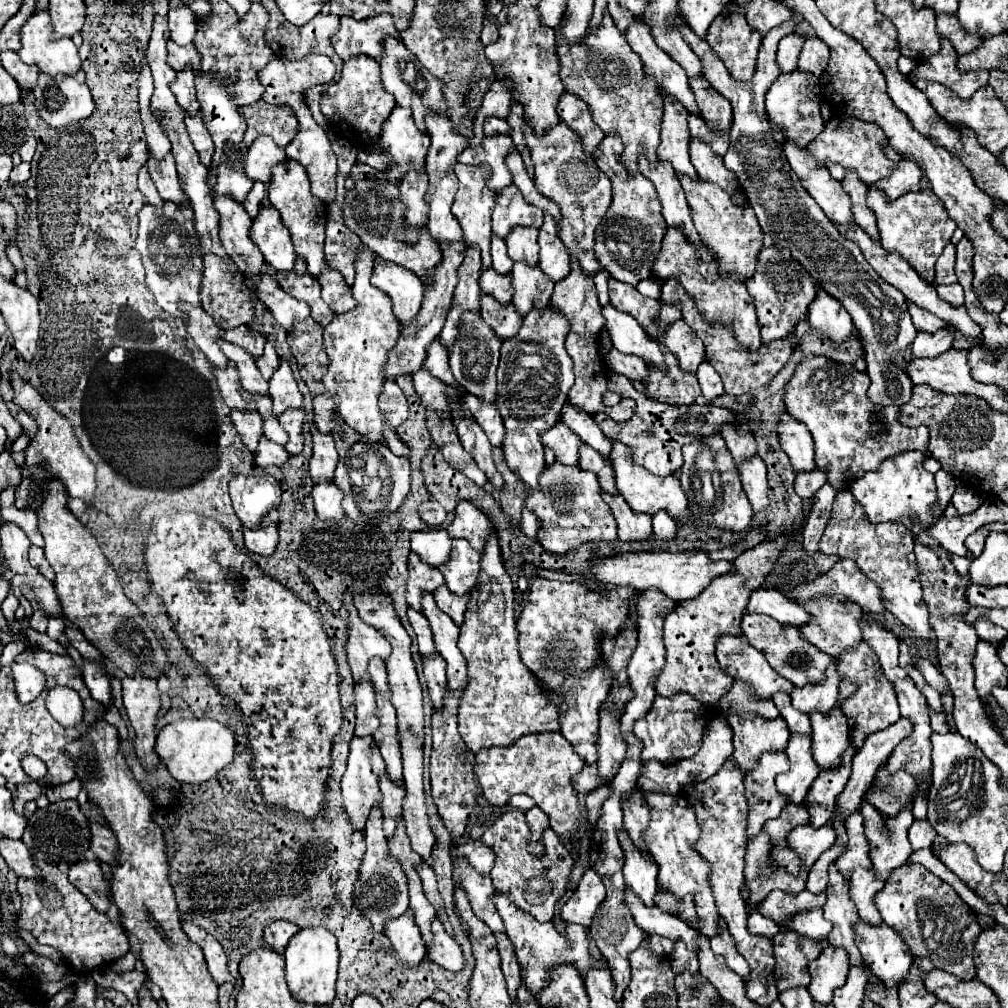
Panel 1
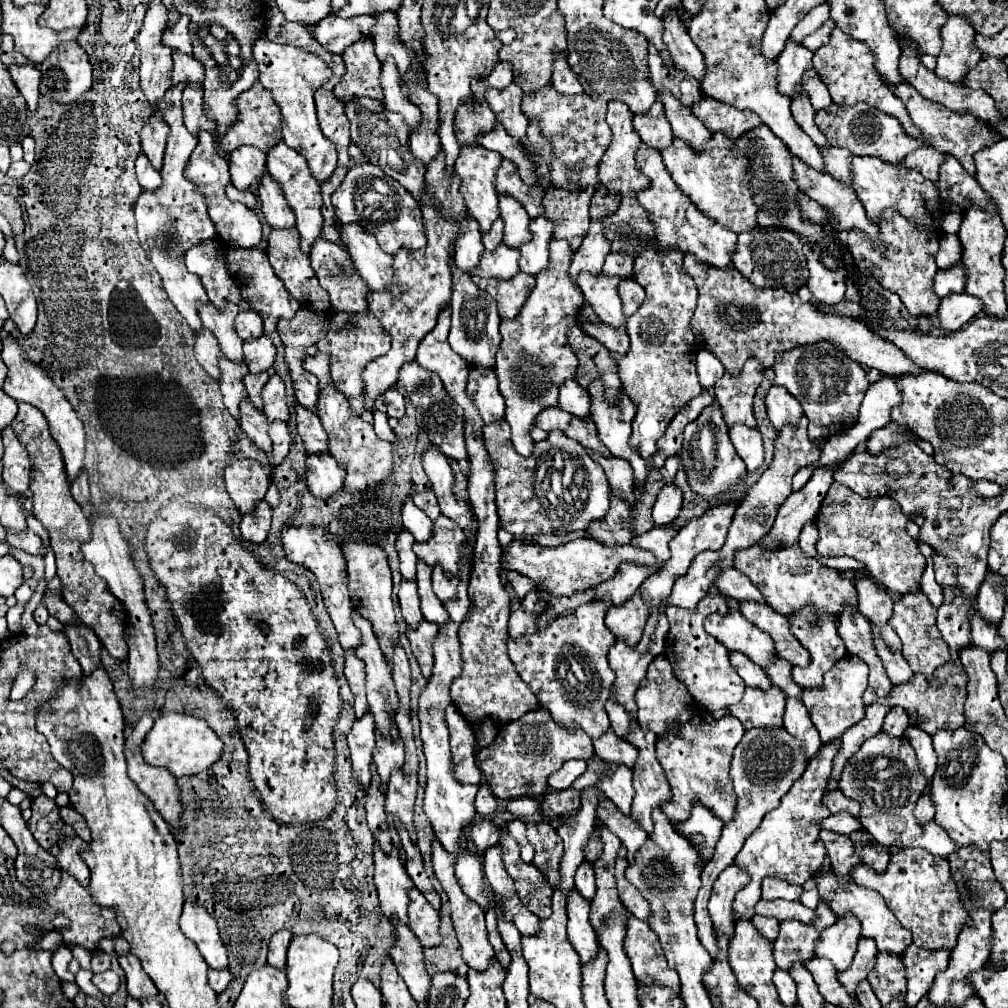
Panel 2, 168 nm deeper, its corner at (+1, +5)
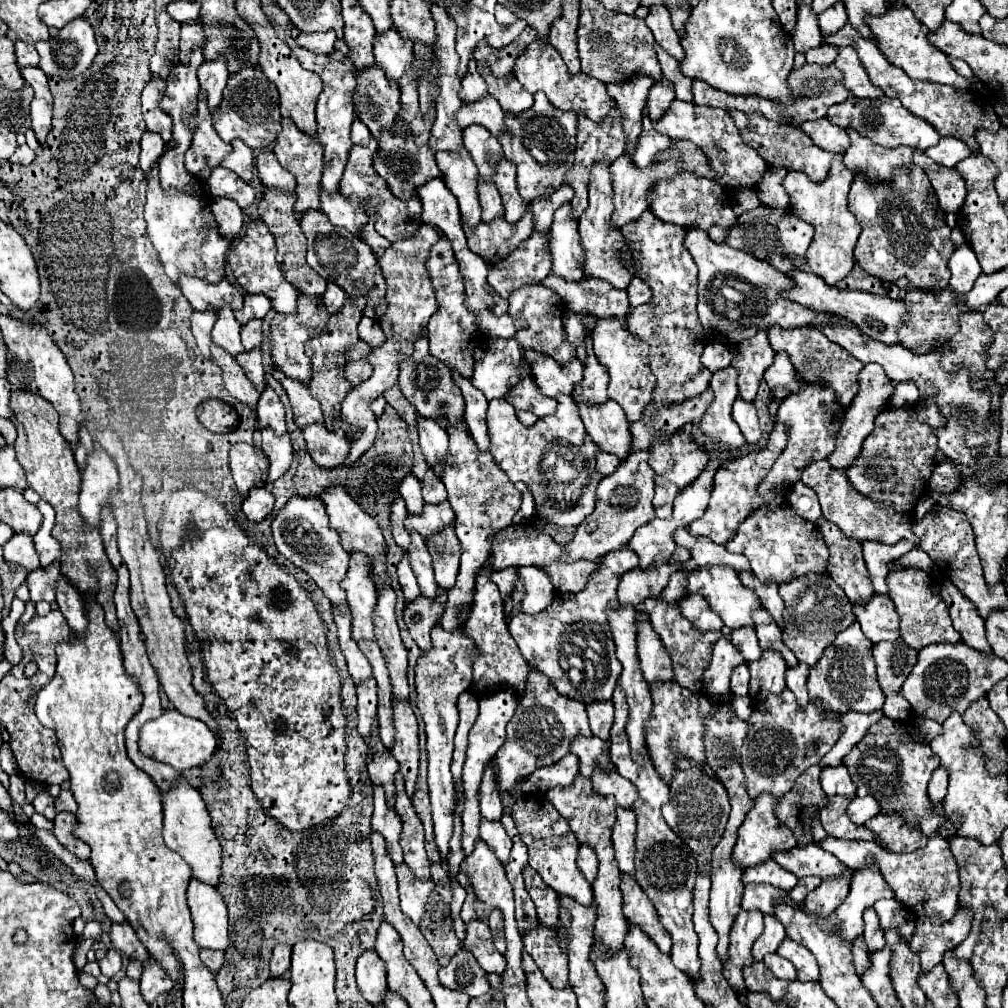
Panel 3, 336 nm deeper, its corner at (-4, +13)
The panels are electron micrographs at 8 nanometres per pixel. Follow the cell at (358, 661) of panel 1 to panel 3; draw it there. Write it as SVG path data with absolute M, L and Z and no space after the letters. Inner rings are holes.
M301 496L291 498L273 518L271 530L279 554L283 554L297 568L305 570L333 604L345 602L345 594L339 584L341 578L345 578L349 554L341 546L339 532L329 526L327 514L323 510L323 502L319 498L301 498Z

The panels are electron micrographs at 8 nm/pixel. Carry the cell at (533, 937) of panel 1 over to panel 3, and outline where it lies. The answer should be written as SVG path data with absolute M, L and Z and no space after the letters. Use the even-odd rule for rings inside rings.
M481 818L479 824L479 836L493 846L497 858L505 864L511 852L511 838L507 836L507 832L503 830L503 824L499 820L485 820Z

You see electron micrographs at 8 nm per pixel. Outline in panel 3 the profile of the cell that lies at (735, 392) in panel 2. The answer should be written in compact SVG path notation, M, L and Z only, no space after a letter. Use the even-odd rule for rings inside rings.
M759 330L753 338L747 338L733 346L733 362L739 370L739 394L743 400L751 402L757 394L763 372L771 366L775 352L769 346L767 330Z

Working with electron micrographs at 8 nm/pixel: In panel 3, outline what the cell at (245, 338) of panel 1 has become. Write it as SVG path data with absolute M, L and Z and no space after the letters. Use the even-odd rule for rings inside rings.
M245 294L243 308L235 310L235 318L243 324L251 318L263 318L271 310L271 300L265 294Z

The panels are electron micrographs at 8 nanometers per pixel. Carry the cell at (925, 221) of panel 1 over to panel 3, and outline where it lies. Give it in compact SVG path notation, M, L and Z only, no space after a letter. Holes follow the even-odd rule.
M849 128L851 146L845 152L845 166L853 172L867 174L867 180L871 182L889 182L891 170L895 166L913 166L909 146L899 148L883 148L869 138L863 138L857 130Z

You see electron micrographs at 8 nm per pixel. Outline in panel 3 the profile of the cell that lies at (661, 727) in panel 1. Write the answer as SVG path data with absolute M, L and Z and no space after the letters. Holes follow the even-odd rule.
M637 618L637 652L641 658L643 676L649 684L655 680L663 680L663 682L673 680L671 658L659 634L651 628L649 618Z

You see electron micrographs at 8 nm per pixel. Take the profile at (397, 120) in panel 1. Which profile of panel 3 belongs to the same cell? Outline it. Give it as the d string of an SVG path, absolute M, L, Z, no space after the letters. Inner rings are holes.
M391 26L383 34L375 34L373 52L375 52L375 62L383 66L387 76L395 82L403 76L407 64L411 64L411 42L401 38L395 26Z

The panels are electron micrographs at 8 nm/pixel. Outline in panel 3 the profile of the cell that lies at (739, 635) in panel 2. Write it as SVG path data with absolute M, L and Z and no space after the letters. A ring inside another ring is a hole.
M707 566L707 568L691 570L691 574L687 576L685 590L687 590L687 594L701 594L709 602L711 610L717 612L721 616L723 624L731 630L741 628L741 626L753 626L751 610L761 608L757 594L753 594L753 590L749 590L741 584L739 576L735 574L735 570L731 566Z

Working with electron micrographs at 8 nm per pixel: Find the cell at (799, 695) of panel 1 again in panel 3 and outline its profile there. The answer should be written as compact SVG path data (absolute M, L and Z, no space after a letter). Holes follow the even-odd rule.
M811 572L791 582L781 582L779 594L785 602L783 642L789 650L793 650L799 662L807 662L809 666L815 666L815 662L821 658L823 650L831 644L831 640L835 640L841 630L849 628L855 622L855 614L851 610L853 604L843 594L843 590L835 582L831 582L831 578L827 578L827 574Z

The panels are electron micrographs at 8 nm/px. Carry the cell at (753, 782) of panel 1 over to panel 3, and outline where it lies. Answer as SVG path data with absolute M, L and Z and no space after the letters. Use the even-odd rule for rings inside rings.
M789 688L783 694L771 694L765 702L757 704L747 720L749 734L741 750L741 766L747 776L747 792L755 800L761 792L769 792L775 798L787 794L795 780L833 748L843 734L841 716L827 710L819 700L801 708Z

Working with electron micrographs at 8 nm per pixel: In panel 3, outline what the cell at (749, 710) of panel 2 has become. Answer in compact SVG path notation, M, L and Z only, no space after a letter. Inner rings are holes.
M763 650L761 658L747 664L751 670L751 684L749 684L749 698L757 704L767 698L767 694L781 694L785 688L785 670L787 664L783 662L777 650Z

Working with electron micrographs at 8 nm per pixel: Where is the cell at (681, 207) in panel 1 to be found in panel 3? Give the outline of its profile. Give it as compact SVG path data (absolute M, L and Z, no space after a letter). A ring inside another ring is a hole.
M661 78L659 82L655 82L655 86L649 92L647 98L647 110L649 110L649 118L651 120L659 120L663 116L663 112L667 110L667 106L675 100L675 90L671 86L671 82L667 82L665 78Z

